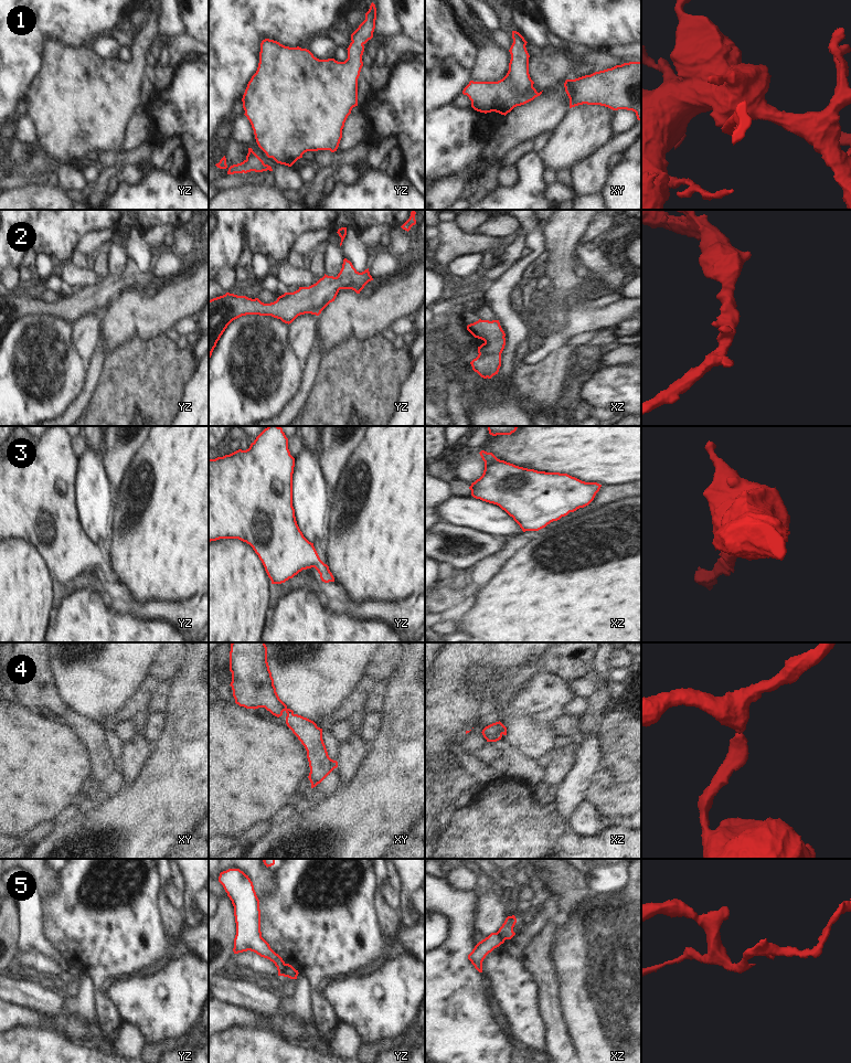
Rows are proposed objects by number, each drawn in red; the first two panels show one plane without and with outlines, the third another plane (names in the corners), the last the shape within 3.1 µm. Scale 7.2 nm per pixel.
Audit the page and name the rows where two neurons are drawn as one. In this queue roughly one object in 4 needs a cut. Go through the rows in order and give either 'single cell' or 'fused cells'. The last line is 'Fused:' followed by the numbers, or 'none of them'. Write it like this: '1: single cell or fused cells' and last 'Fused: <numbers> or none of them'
1: single cell
2: single cell
3: single cell
4: single cell
5: fused cells
Fused: 5

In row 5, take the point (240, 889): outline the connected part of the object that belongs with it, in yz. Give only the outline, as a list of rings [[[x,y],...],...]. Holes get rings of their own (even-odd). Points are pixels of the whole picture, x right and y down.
[[[228,869],[220,873],[219,882],[234,906],[236,923],[234,954],[254,952],[273,961],[277,967],[278,976],[283,976],[286,970],[285,961],[262,937],[259,900],[248,875],[240,869]]]

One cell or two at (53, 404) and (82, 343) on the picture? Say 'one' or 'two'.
two

